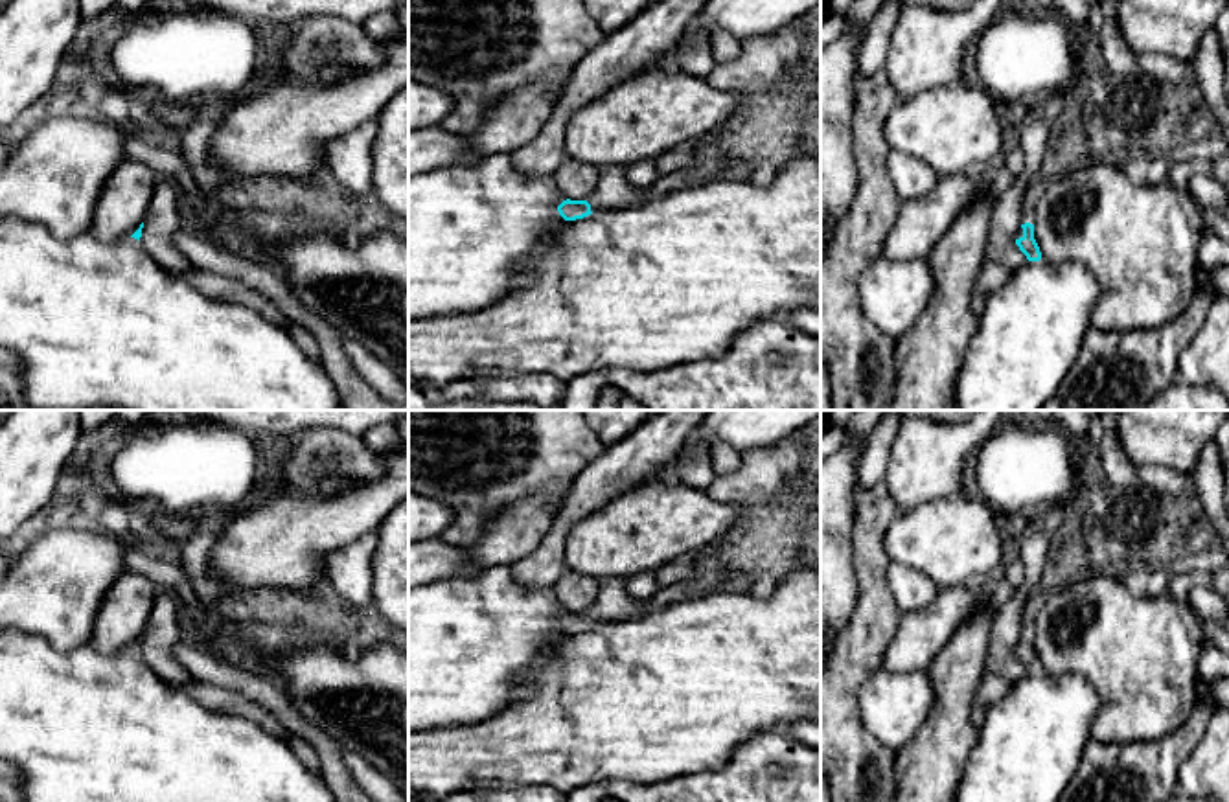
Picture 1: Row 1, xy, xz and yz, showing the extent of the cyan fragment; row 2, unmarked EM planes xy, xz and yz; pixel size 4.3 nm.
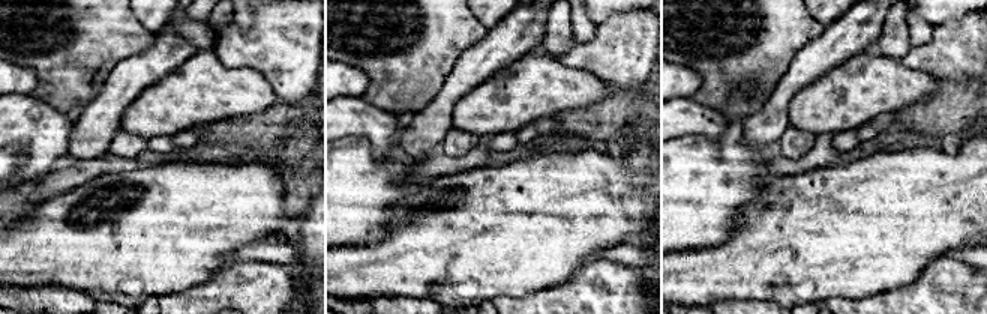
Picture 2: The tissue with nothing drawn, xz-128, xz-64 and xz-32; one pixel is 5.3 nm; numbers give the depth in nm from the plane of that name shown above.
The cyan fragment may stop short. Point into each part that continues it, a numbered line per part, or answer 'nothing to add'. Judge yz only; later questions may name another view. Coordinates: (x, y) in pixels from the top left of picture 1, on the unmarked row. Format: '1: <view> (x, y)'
1: yz (1036, 600)

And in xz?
1: xz (613, 602)

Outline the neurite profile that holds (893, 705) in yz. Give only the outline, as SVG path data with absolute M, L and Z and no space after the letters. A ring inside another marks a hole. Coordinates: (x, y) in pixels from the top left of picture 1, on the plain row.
M927 671L868 675L857 690L857 708L868 732L885 747L905 747L922 728L936 693Z

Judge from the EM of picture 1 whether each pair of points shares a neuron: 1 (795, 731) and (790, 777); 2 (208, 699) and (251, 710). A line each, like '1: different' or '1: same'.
1: different
2: same

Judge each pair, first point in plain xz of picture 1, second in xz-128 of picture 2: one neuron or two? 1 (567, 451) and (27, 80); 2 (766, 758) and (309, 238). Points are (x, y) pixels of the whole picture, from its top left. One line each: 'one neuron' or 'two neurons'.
1: two neurons
2: two neurons

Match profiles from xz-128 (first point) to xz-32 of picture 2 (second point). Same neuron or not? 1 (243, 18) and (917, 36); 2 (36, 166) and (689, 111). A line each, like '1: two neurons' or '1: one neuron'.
1: one neuron
2: one neuron

